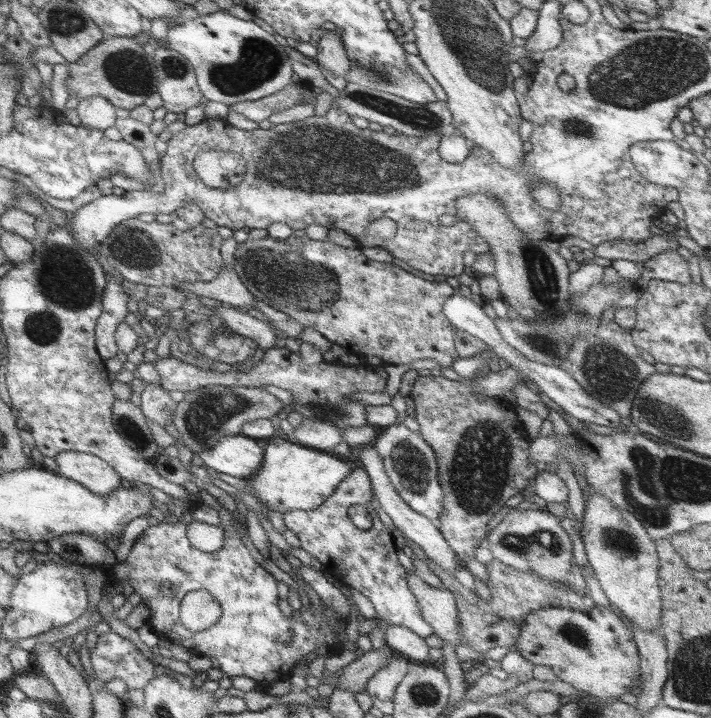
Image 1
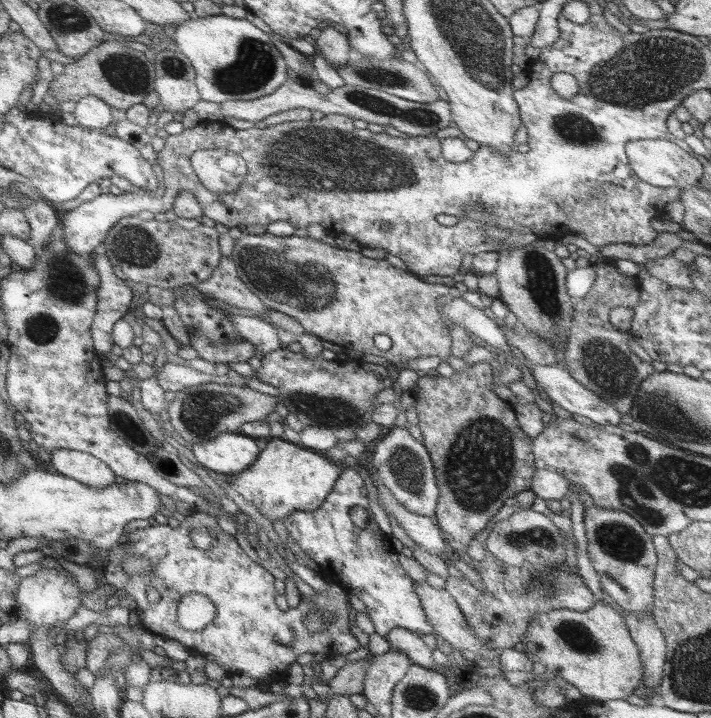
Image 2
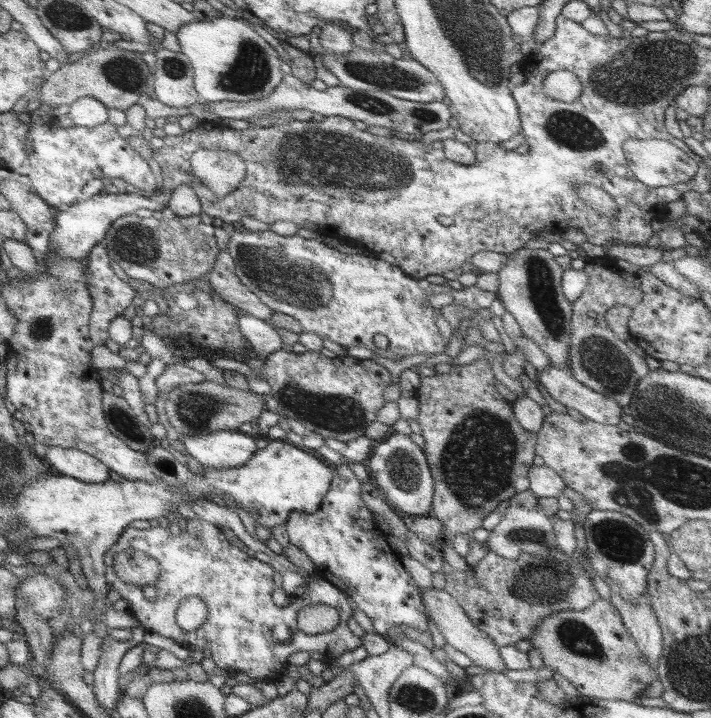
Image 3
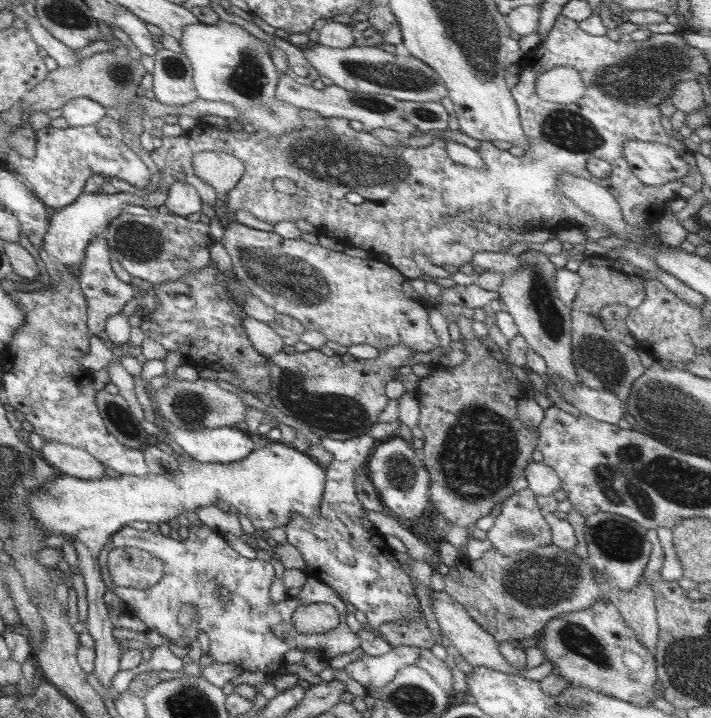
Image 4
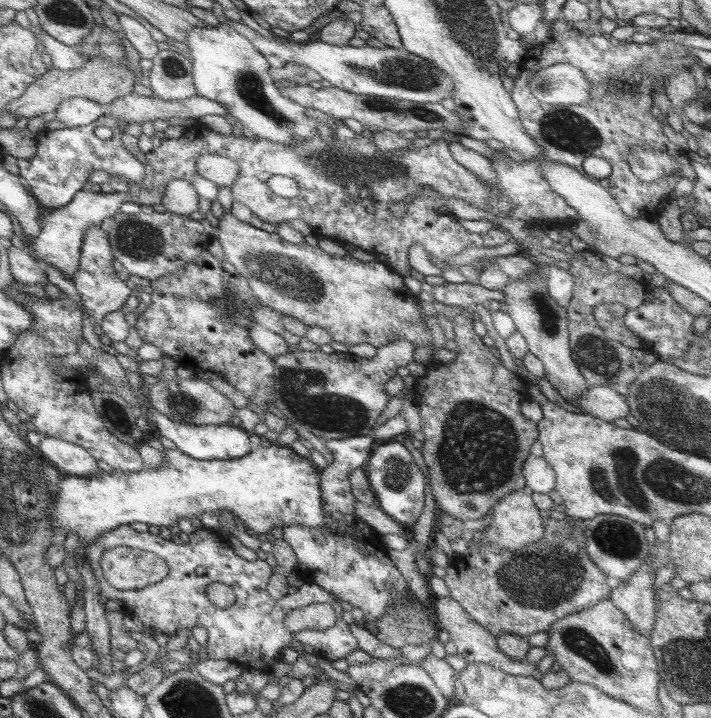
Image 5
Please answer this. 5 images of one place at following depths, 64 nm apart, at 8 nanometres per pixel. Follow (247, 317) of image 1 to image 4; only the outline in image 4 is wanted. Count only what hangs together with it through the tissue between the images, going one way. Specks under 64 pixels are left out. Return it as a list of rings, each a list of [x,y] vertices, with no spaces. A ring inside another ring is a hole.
[[[245,318],[243,320],[243,332],[249,338],[253,350],[257,354],[261,354],[263,358],[271,358],[273,354],[279,354],[285,348],[281,338],[267,324],[257,322],[253,318]]]

